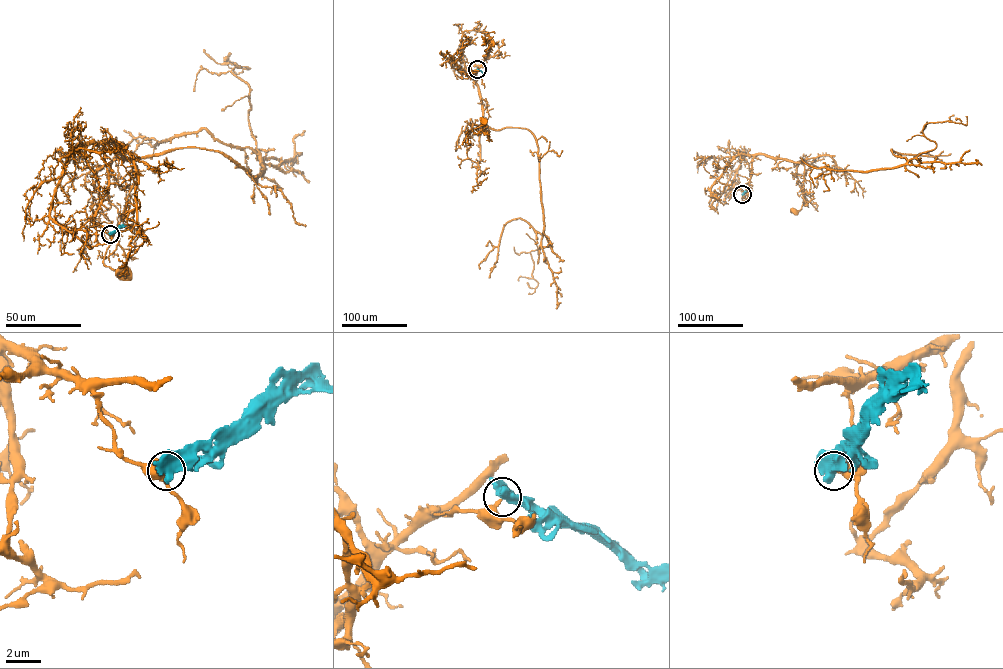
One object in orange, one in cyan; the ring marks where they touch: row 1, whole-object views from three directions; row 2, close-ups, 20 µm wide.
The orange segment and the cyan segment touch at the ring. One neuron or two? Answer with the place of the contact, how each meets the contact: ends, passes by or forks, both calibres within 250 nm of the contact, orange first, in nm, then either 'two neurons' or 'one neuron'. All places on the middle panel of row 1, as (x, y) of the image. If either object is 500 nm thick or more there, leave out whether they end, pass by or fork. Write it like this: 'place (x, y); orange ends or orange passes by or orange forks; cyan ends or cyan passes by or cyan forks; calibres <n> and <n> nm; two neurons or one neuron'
place (477, 69); calibres 360 and 750 nm; two neurons

